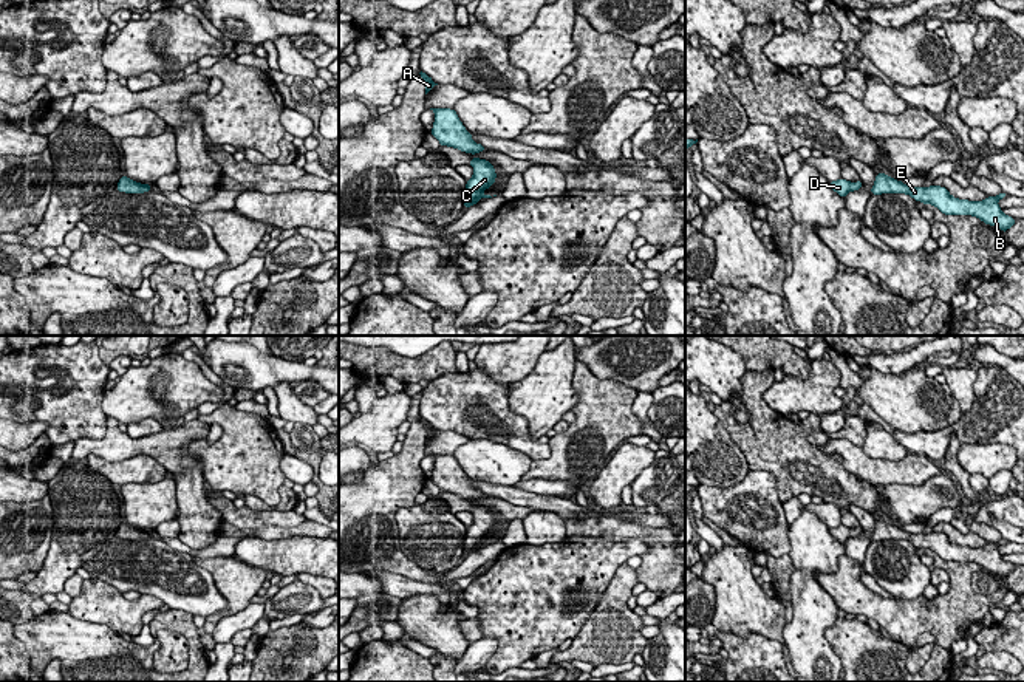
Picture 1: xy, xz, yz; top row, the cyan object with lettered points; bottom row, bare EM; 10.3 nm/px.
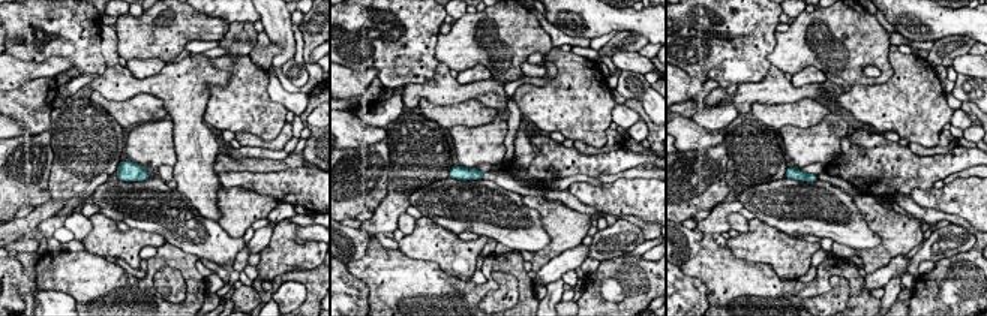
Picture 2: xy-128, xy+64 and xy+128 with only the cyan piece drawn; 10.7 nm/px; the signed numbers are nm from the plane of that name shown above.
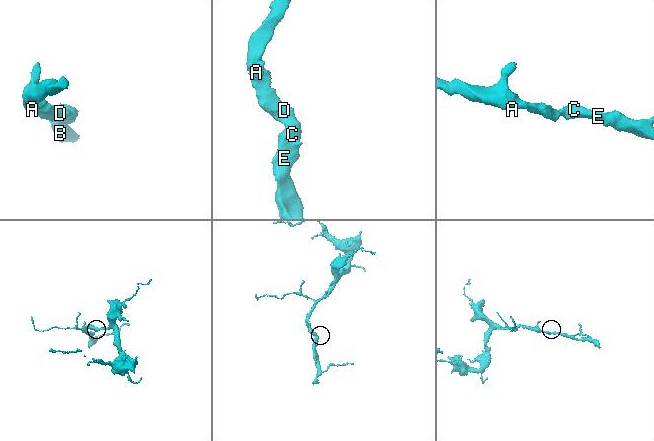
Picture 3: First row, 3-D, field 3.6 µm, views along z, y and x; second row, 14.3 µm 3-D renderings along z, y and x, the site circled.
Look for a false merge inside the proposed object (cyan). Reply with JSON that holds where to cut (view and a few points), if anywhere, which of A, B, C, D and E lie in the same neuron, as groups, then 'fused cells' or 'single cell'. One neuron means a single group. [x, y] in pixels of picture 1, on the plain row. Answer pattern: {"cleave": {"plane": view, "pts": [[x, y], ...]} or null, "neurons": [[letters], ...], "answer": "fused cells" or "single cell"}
{"cleave": null, "neurons": [["A", "B", "C", "D", "E"]], "answer": "single cell"}

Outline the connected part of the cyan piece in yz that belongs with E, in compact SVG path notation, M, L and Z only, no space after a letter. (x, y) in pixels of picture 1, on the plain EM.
M876 521L871 541L882 541L888 538L906 540L923 551L930 549L945 561L973 561L985 571L1001 575L1002 578L1007 578L1009 574L1016 571L1015 564L1004 561L998 552L998 547L1007 543L1004 538L998 543L987 543L984 547L968 547L951 543L948 537L940 532L910 534L889 521Z

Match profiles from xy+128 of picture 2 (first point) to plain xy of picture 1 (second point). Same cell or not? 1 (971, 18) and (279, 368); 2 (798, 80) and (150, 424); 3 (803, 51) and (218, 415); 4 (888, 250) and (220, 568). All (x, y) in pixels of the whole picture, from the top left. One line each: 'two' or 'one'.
1: one
2: one
3: two
4: one

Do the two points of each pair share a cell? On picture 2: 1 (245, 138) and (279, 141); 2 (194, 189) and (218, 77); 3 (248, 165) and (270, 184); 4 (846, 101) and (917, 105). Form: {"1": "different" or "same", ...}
{"1": "same", "2": "same", "3": "different", "4": "same"}

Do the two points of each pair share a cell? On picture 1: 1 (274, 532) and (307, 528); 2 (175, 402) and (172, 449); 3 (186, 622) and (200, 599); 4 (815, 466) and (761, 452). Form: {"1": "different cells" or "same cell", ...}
{"1": "same cell", "2": "different cells", "3": "different cells", "4": "same cell"}

